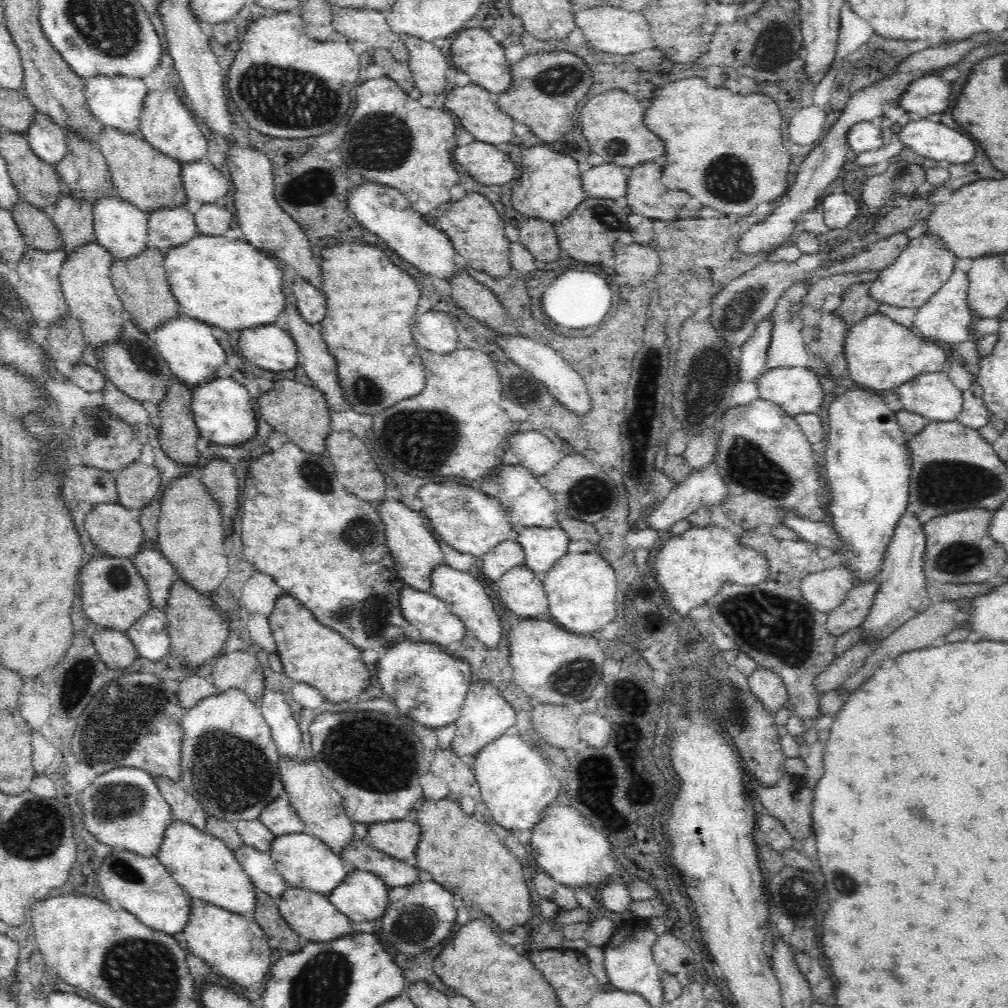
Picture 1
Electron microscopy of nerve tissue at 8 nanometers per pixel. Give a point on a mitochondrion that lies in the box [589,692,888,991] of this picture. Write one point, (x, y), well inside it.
(799, 897)

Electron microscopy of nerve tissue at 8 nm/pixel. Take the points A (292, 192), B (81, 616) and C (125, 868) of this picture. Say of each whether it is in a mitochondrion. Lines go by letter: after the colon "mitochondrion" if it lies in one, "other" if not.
A: mitochondrion
B: other
C: mitochondrion

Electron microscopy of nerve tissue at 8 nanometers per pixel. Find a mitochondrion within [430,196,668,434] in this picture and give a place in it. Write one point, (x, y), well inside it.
(605, 215)

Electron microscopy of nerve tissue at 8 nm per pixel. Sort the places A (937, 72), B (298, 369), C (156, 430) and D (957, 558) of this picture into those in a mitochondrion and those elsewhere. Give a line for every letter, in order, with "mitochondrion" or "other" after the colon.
A: other
B: other
C: other
D: mitochondrion

